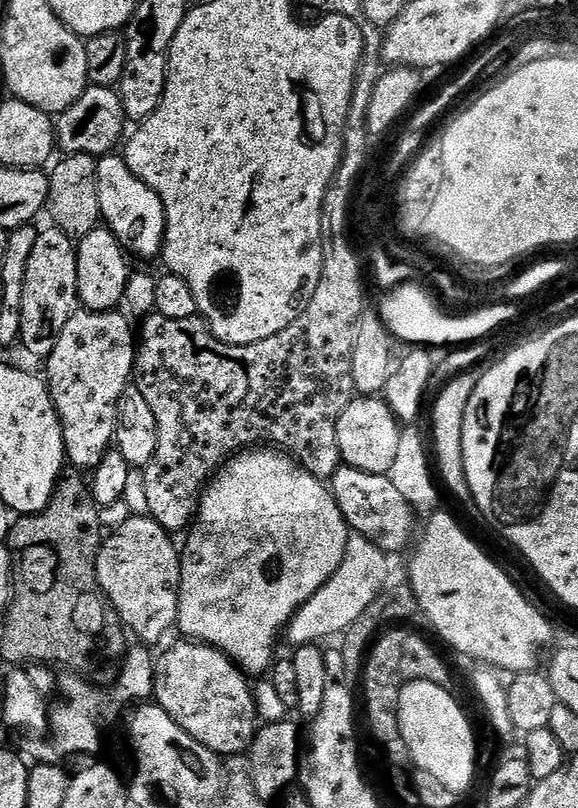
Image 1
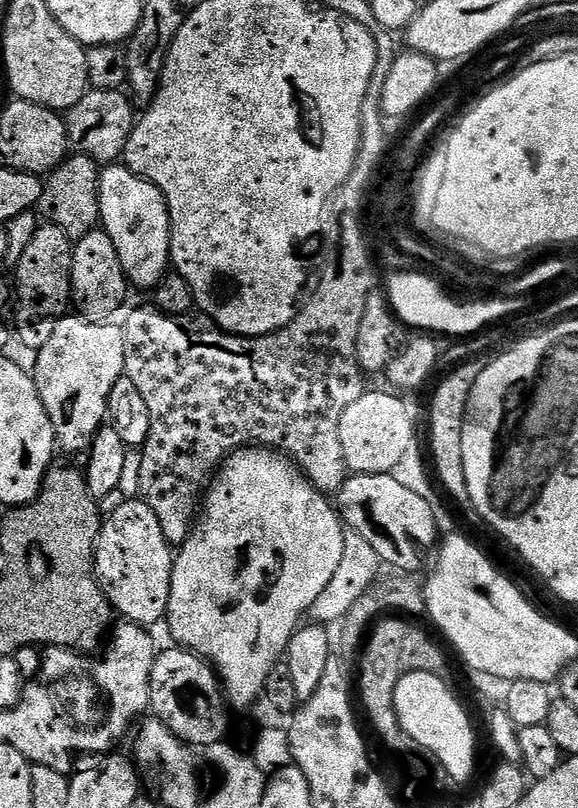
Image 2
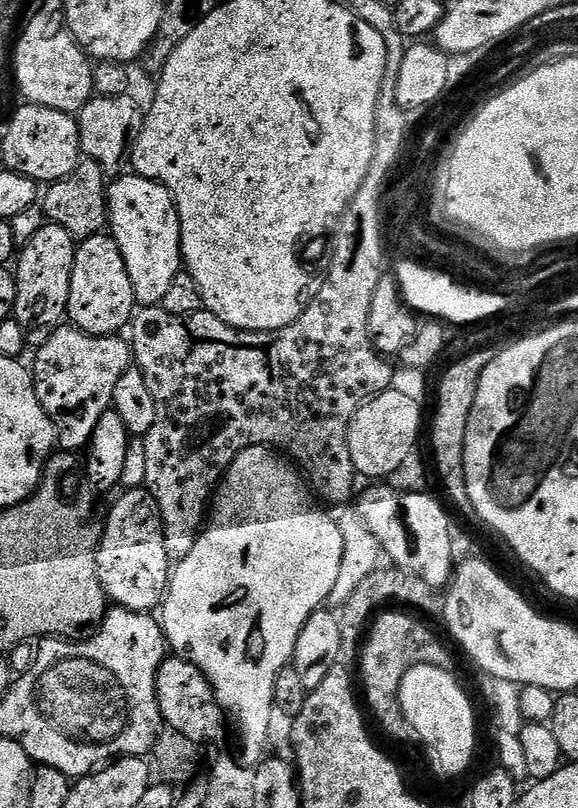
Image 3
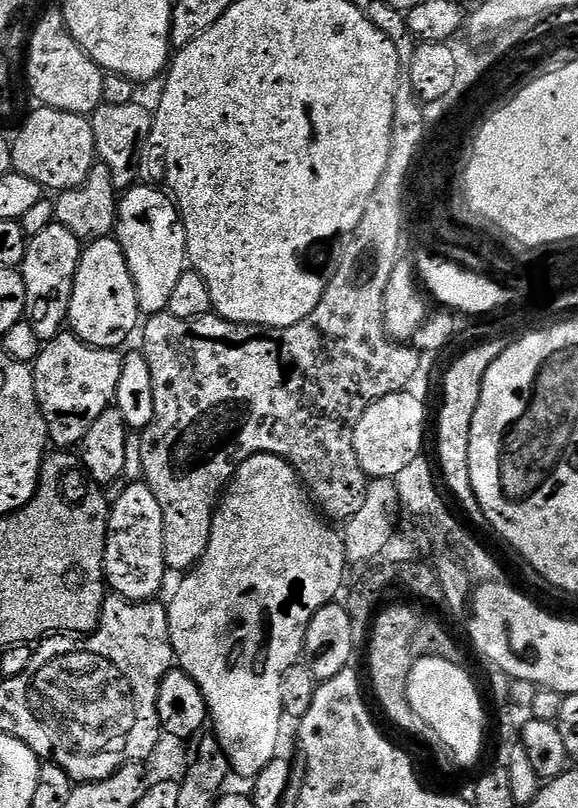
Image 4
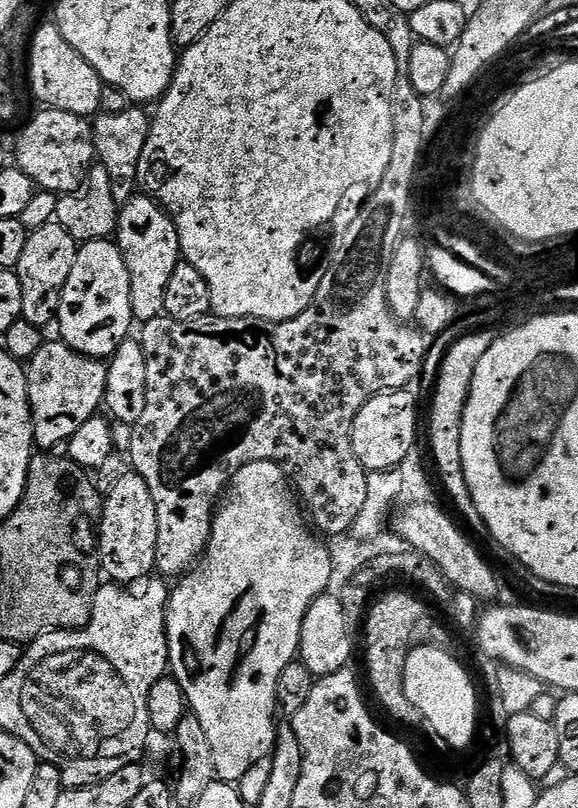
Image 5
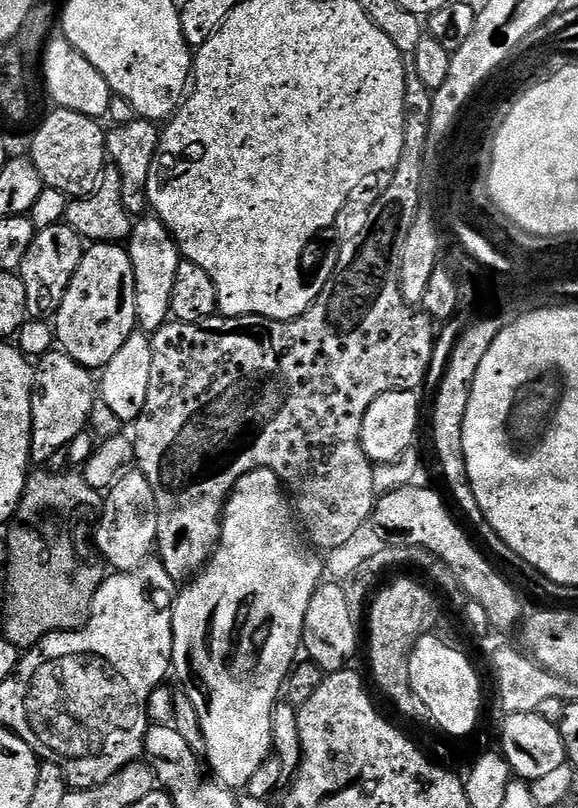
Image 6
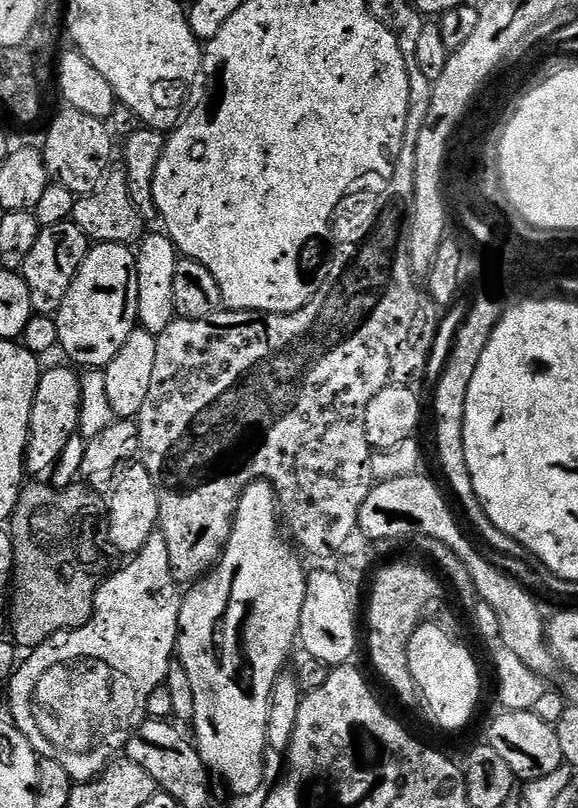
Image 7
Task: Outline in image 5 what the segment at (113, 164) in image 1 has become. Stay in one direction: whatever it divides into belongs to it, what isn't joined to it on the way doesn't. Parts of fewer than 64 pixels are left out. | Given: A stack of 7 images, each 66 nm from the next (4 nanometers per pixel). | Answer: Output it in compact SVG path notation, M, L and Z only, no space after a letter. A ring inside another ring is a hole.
M136 194L119 209L114 243L126 262L126 270L130 270L130 306L133 317L143 322L164 315L170 274L174 274L174 266L182 263L178 230L171 216L151 196Z

